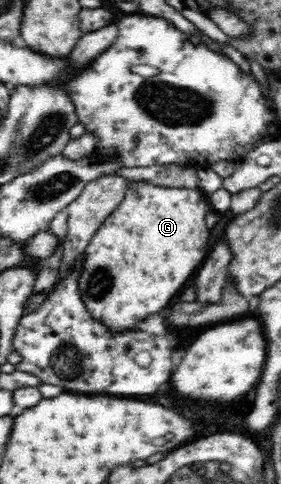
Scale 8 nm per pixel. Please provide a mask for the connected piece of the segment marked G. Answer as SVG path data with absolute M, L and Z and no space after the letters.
M131 181L124 199L97 229L83 254L78 289L91 317L103 321L111 331L131 331L137 322L169 307L208 257L210 229L205 225L205 215L209 210L212 208L208 197L199 188L169 188Z

